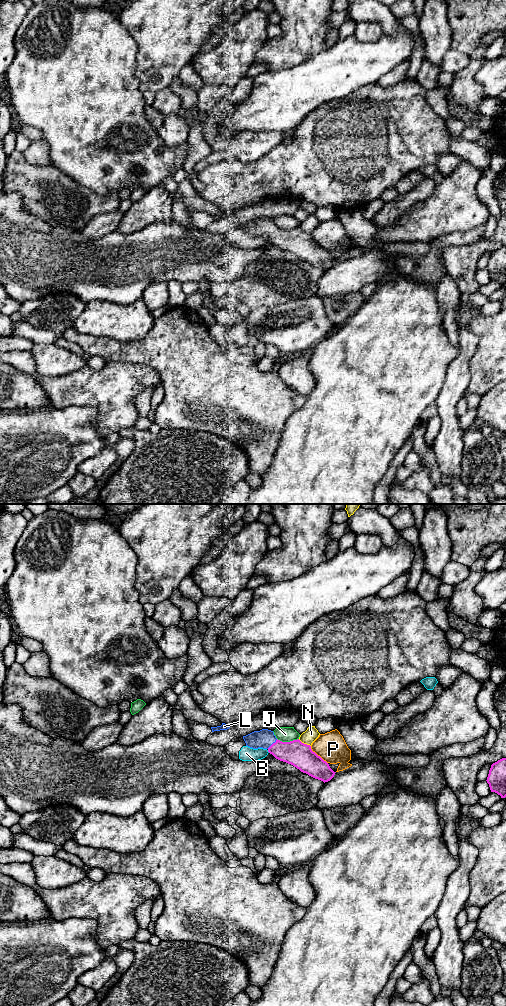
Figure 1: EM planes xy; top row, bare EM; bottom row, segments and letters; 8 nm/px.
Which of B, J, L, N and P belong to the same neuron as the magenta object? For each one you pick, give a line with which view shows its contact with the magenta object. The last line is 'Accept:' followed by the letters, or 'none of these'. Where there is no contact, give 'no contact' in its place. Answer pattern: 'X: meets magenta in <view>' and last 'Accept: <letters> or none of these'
L: meets magenta in xy
Accept: L

